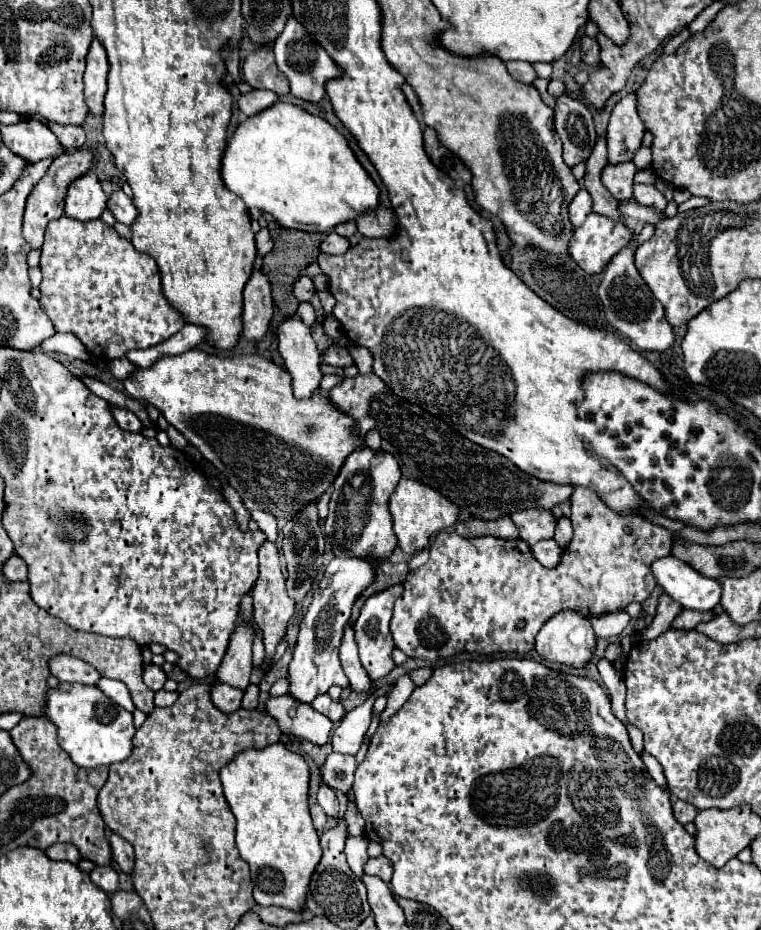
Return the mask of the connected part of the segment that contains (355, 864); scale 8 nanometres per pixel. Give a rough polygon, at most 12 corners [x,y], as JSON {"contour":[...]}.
{"contour":[[364,835],[346,839],[348,865],[356,877],[368,861]]}

